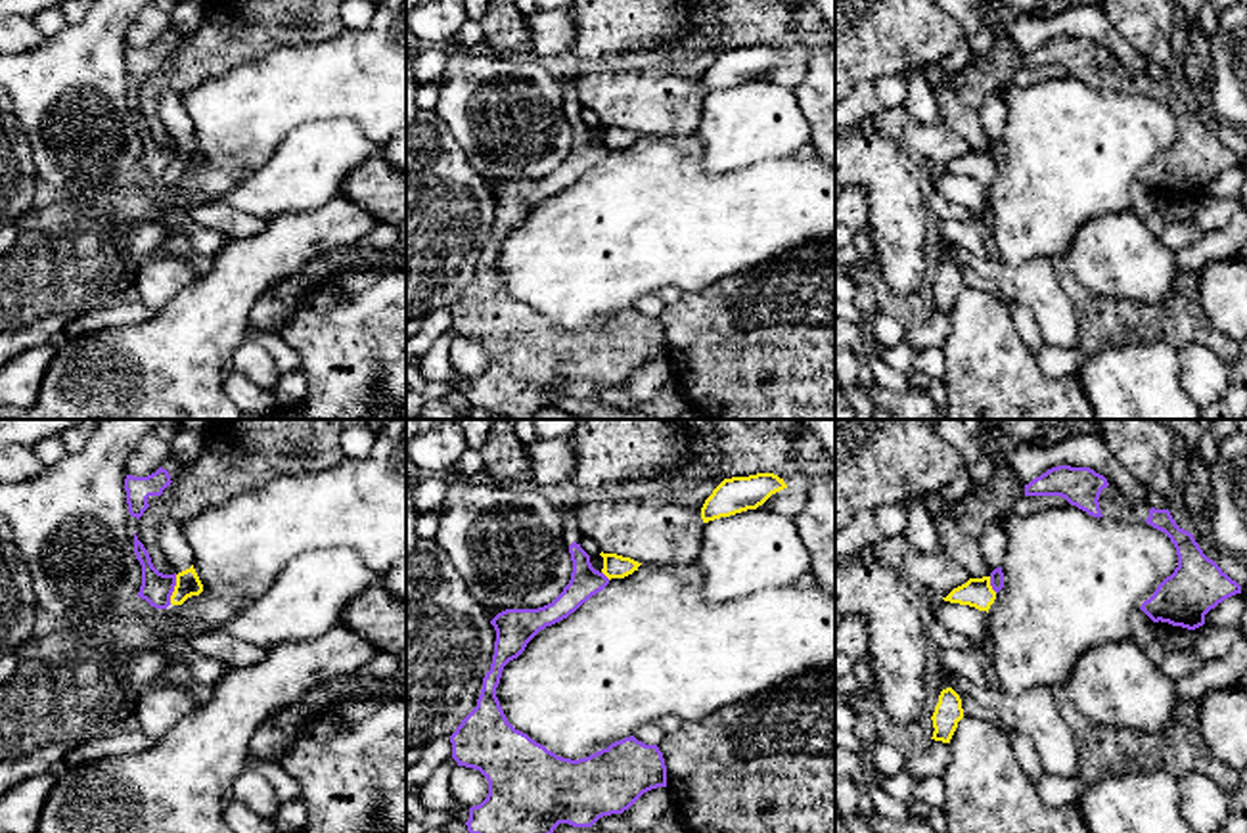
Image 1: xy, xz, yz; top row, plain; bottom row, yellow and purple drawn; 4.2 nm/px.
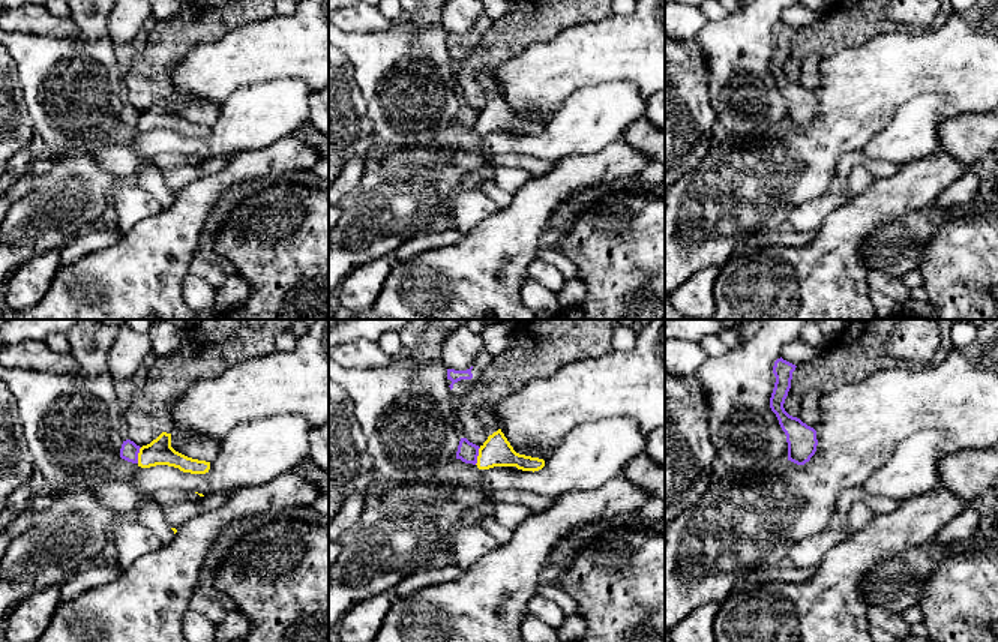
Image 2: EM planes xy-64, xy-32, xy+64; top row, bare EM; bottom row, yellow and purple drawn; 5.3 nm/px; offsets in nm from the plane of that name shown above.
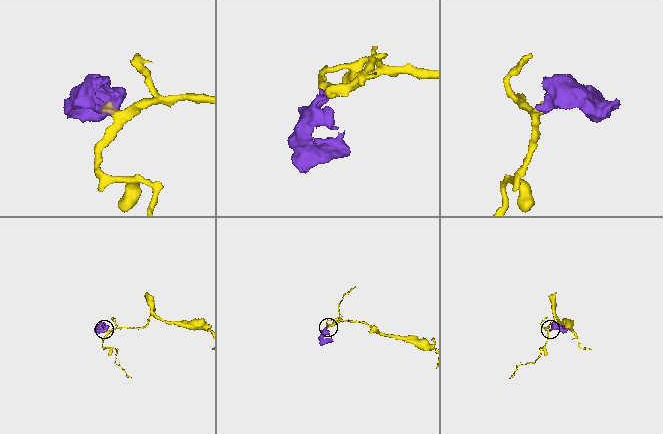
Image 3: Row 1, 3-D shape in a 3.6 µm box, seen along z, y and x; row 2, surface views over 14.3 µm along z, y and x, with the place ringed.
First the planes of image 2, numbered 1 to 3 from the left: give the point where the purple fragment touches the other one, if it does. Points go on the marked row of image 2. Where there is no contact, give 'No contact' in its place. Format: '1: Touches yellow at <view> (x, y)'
1: Touches yellow at xy-64 (138, 455)
2: Touches yellow at xy-32 (477, 456)
3: No contact

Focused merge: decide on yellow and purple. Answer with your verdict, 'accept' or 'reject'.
reject

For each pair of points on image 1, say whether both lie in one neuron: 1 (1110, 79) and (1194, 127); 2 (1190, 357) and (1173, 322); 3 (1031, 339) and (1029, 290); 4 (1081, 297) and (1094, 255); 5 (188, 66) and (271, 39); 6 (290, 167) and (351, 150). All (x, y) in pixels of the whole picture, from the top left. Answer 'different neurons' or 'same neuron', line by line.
1: same neuron
2: different neurons
3: different neurons
4: different neurons
5: same neuron
6: same neuron

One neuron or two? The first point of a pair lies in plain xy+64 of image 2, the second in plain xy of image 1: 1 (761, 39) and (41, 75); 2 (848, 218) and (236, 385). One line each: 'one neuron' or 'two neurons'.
1: one neuron
2: two neurons

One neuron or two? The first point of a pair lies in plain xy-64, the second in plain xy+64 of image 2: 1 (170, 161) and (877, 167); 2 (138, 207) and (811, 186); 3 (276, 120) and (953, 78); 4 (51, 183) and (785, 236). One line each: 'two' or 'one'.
1: one
2: two
3: two
4: two

